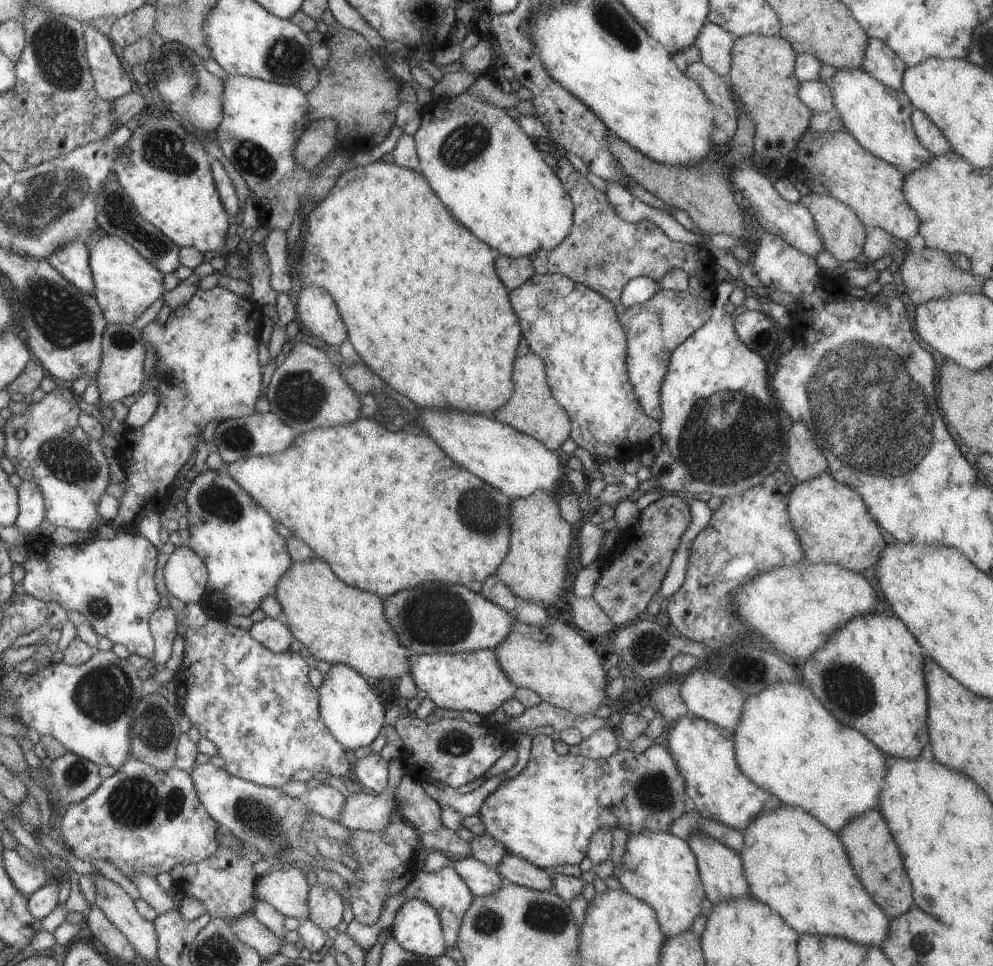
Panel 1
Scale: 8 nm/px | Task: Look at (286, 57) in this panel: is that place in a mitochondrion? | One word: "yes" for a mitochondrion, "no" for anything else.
yes

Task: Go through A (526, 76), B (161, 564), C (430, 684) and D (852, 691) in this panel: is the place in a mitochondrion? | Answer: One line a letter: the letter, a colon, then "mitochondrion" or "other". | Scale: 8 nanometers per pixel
A: other
B: other
C: other
D: mitochondrion

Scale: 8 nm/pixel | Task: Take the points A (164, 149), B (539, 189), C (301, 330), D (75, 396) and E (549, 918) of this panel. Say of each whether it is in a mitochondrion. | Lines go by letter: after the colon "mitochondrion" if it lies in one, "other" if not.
A: mitochondrion
B: other
C: other
D: other
E: mitochondrion

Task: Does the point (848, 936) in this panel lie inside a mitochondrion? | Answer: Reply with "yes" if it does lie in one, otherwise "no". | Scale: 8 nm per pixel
no

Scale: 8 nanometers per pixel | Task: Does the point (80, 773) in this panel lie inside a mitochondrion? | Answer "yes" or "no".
yes

